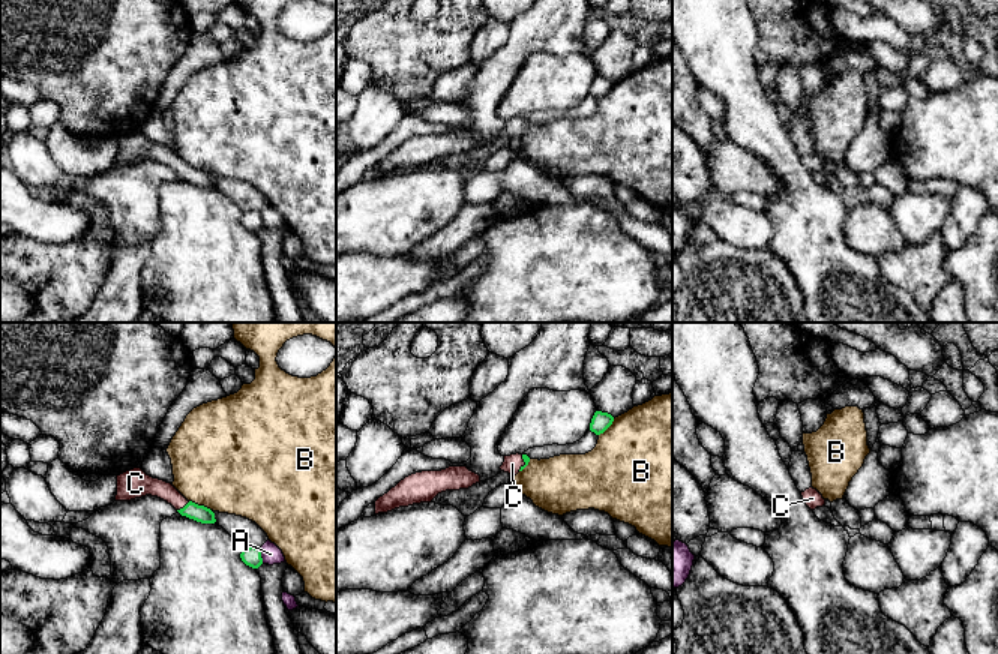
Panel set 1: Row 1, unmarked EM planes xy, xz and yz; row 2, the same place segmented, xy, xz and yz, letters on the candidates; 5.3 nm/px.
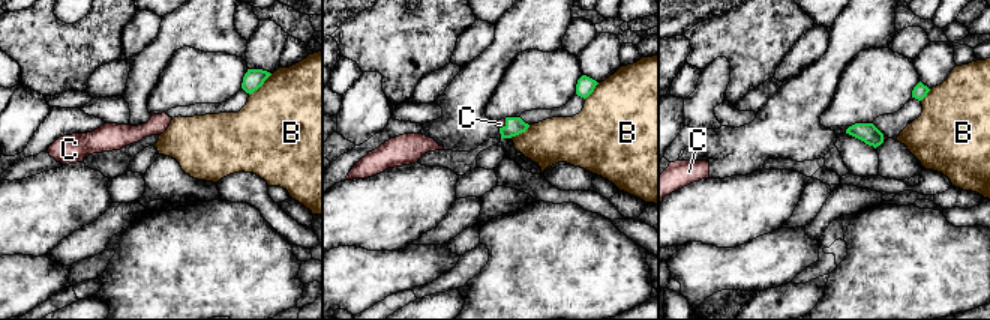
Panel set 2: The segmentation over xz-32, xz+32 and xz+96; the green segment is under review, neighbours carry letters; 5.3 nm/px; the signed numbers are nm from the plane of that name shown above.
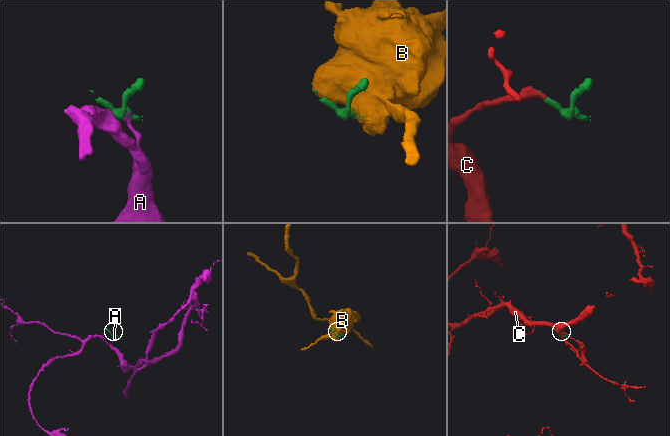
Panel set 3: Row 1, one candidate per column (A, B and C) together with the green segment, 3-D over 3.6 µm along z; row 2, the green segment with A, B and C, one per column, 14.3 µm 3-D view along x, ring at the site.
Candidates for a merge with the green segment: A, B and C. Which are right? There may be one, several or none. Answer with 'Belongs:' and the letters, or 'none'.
Belongs: C

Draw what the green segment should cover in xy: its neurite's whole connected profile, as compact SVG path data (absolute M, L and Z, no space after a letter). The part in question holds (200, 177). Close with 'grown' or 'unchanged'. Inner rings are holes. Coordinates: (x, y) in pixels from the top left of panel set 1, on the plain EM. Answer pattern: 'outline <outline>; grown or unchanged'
outline M134 132L117 140L116 165L131 165L146 159L158 160L171 168L182 180L201 188L215 188L215 177L188 165L171 147L147 140L141 132Z; grown

